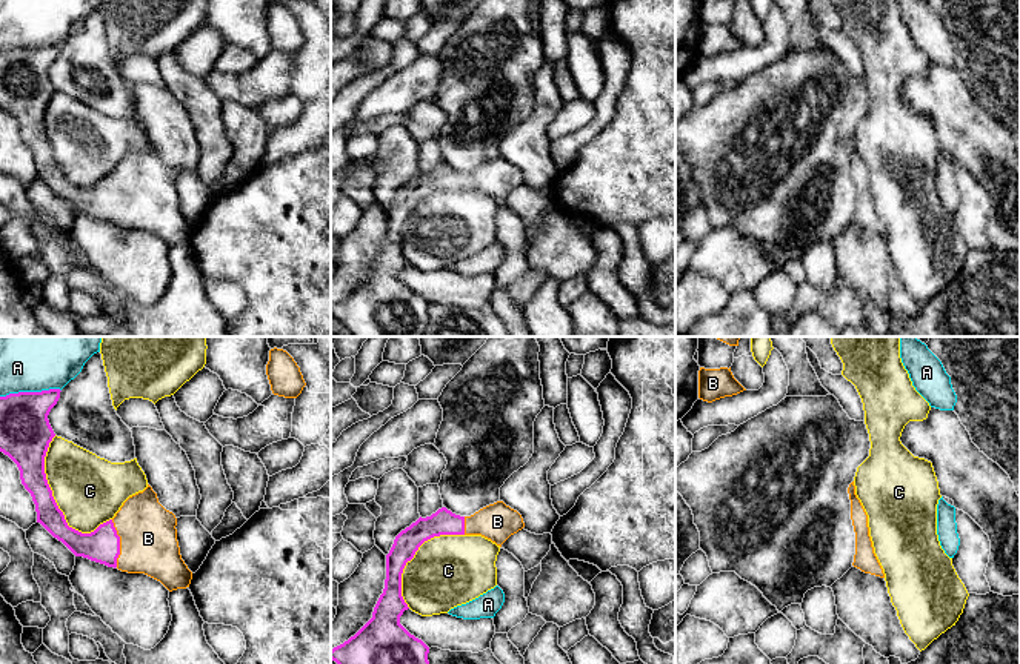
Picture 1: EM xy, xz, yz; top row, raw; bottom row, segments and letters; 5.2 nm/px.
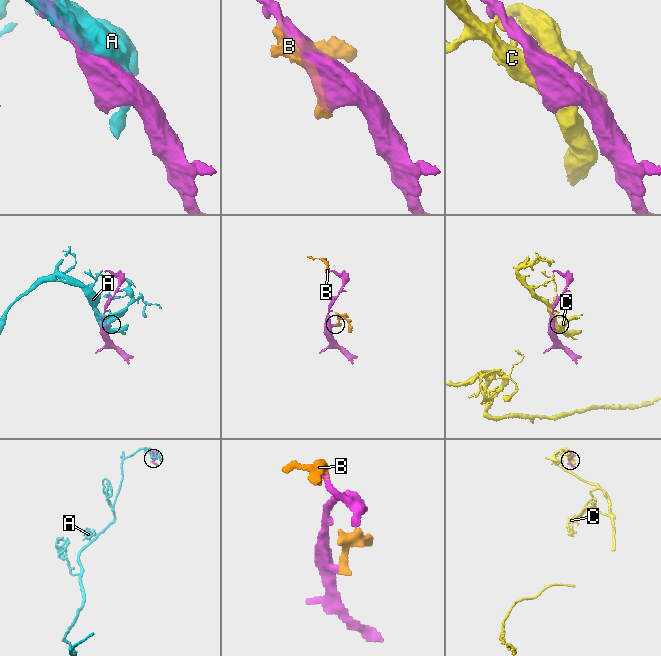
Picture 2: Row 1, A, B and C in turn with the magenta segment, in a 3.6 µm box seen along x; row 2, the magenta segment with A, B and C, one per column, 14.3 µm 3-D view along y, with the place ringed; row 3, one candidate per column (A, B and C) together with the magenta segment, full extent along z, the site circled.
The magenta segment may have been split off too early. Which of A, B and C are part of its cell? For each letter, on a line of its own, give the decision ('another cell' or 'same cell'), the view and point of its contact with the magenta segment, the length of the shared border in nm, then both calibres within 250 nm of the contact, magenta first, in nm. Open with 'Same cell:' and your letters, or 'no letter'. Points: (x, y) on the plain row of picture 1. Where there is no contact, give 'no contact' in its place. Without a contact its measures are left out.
Same cell: B
A: another cell; contact xy (30, 48); length 320 nm; calibres 280 and 260 nm
B: same cell; contact xy (119, 199); length 260 nm; calibres 180 and 300 nm
C: another cell; contact xy (51, 146); length 550 nm; calibres 190 and 360 nm

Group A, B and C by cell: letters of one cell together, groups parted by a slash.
A / B / C

